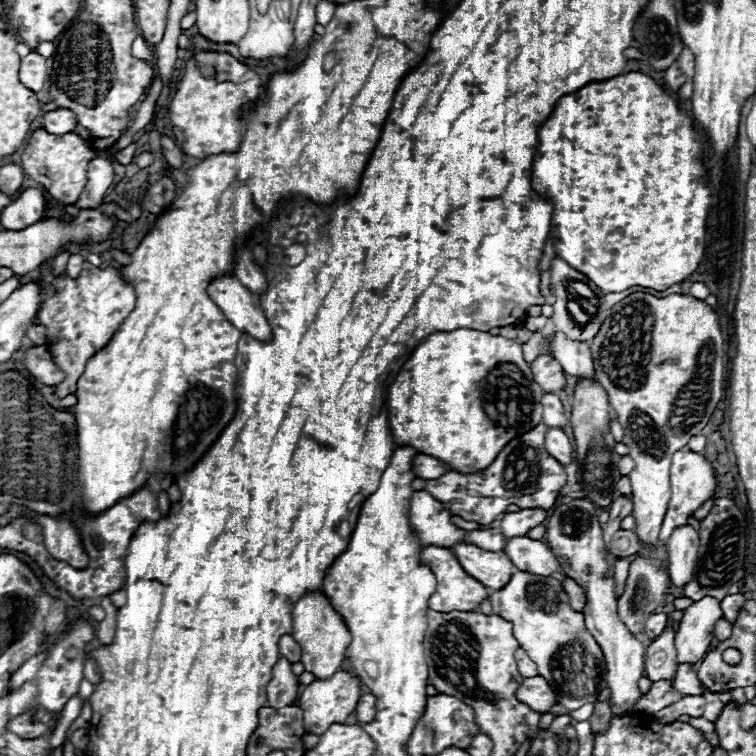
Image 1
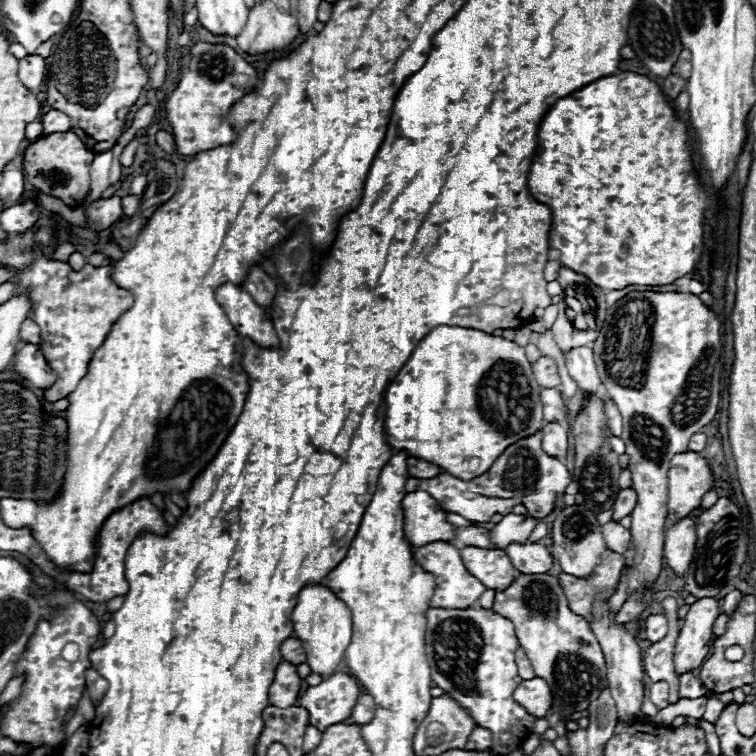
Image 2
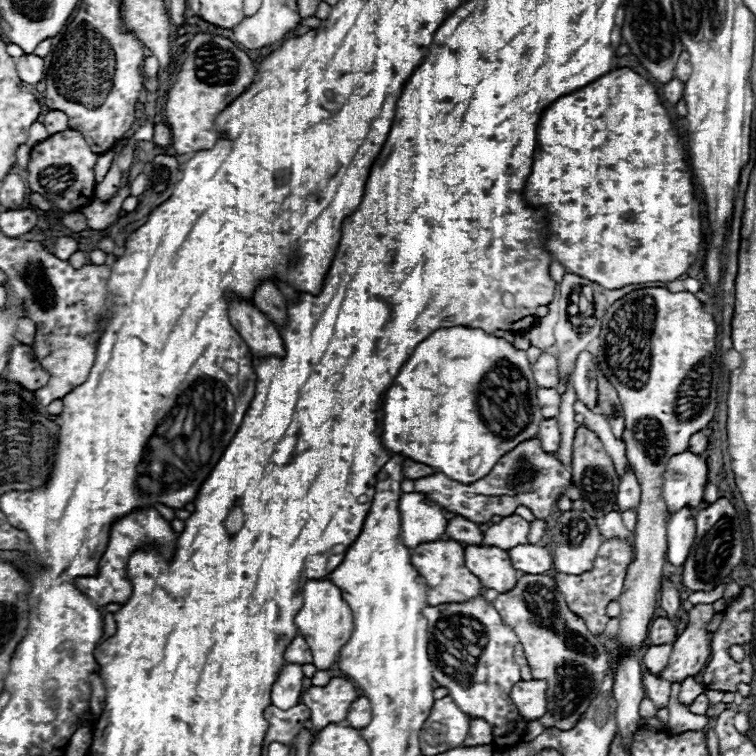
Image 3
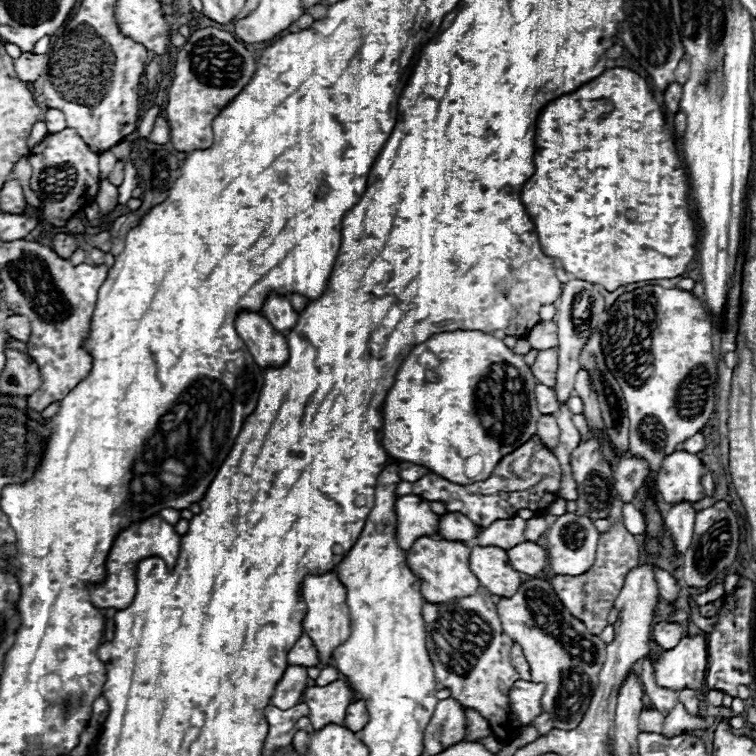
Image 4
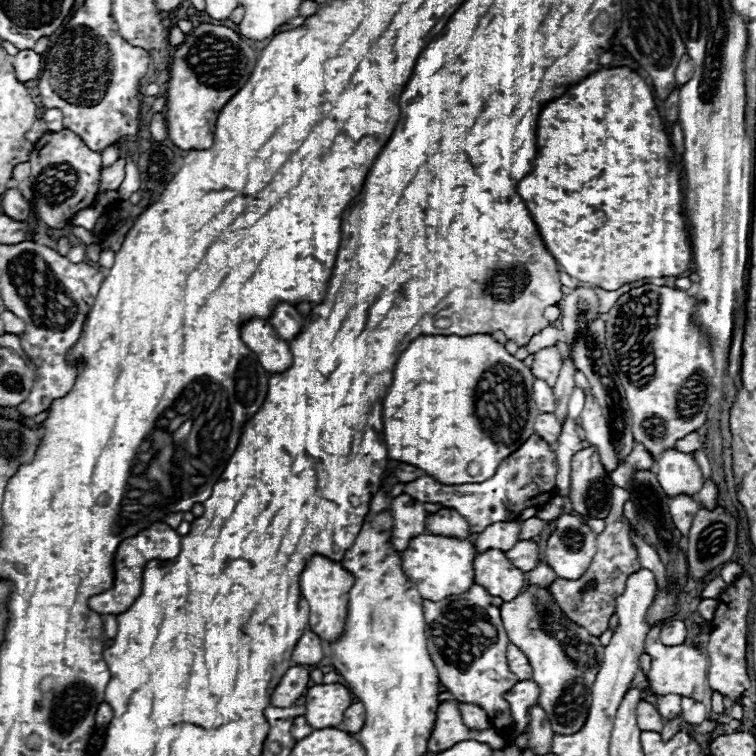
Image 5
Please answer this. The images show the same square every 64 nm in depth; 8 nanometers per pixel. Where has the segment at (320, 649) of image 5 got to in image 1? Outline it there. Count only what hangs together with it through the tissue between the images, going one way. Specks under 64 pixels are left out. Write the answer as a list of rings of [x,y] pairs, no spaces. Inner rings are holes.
[[[288,634],[288,636],[282,636],[282,638],[280,638],[280,654],[294,664],[294,662],[300,662],[300,658],[302,658],[302,648],[300,648],[300,644]]]

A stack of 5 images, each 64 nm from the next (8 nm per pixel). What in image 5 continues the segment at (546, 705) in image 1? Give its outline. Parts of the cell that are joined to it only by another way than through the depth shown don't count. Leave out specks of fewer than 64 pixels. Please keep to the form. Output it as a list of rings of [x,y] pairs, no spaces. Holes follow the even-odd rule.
[[[532,680],[516,682],[514,688],[504,694],[504,700],[510,704],[510,714],[512,714],[512,720],[514,720],[516,734],[526,730],[528,710],[530,710],[530,706],[534,706],[538,702],[538,696],[540,696],[540,688]]]

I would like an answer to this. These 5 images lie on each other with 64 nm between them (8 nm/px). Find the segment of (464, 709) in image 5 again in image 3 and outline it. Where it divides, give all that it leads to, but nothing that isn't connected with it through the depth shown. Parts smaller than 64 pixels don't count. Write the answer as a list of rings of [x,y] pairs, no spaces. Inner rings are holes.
[[[470,718],[470,732],[464,740],[466,746],[484,746],[492,742],[492,728],[484,720]]]

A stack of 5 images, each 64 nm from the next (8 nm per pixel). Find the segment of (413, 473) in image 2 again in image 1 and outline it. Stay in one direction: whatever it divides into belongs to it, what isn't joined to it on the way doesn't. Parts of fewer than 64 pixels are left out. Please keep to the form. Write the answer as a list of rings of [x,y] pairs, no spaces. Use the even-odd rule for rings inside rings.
[[[416,454],[414,456],[414,474],[424,478],[424,480],[434,480],[440,478],[448,472],[450,468],[446,464],[442,464],[440,460],[426,456],[426,454]]]

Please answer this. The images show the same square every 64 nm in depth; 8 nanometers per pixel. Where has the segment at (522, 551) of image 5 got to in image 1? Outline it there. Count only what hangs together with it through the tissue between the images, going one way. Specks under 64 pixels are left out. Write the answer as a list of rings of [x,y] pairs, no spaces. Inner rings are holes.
[[[528,536],[512,538],[506,544],[504,552],[510,556],[510,562],[522,572],[530,572],[530,574],[538,574],[538,576],[550,576],[552,572],[560,570],[558,560],[552,554],[552,550],[544,542],[530,540]]]

